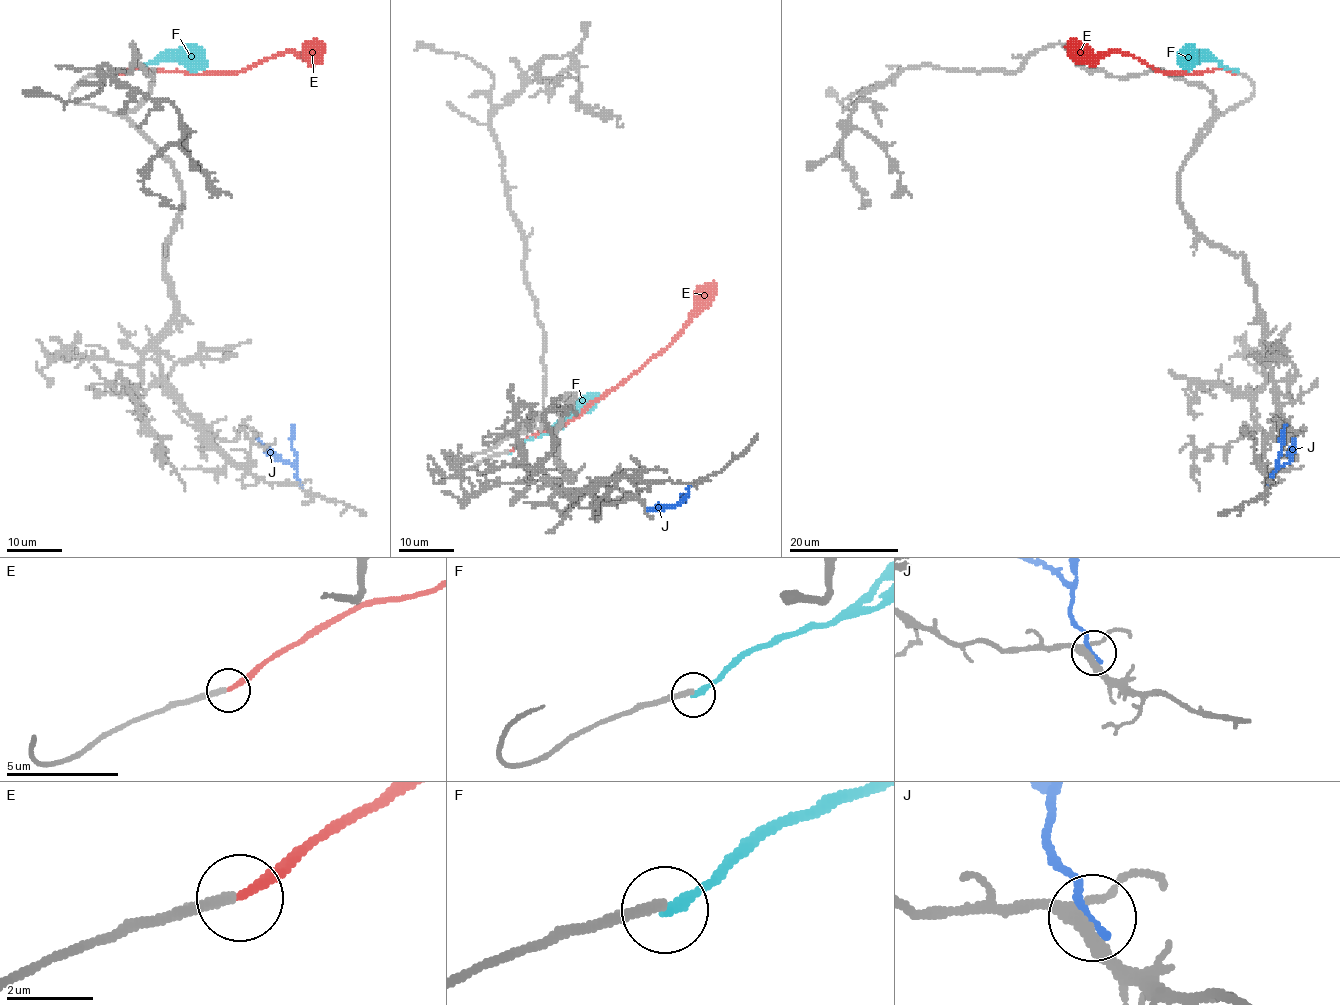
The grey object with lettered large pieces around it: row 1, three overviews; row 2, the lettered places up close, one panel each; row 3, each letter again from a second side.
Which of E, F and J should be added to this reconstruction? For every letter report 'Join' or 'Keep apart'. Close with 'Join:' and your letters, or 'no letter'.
E: Join
F: Keep apart
J: Keep apart
Join: E

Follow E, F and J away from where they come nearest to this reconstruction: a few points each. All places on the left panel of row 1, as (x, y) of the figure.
E: (118, 72), (148, 69), (235, 73), (281, 53), (306, 54), (321, 47)
F: (117, 72), (154, 61), (191, 60), (196, 64), (207, 64)
J: (302, 484), (296, 469), (277, 460), (255, 438)

